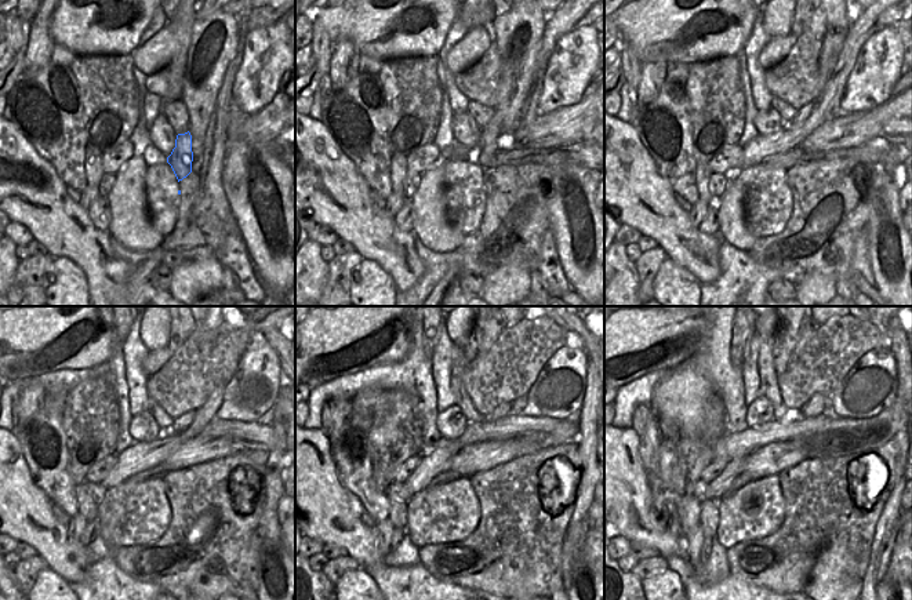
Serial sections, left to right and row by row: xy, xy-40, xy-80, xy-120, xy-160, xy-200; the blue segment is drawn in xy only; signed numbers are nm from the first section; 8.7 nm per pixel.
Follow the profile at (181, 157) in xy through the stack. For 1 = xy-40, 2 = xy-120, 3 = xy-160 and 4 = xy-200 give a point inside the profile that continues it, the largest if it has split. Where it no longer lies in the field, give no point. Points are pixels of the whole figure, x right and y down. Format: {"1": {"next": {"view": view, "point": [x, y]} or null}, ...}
{"1": {"next": {"view": "xy-40", "point": [493, 140]}}, "2": {"next": {"view": "xy-120", "point": [184, 425]}}, "3": {"next": {"view": "xy-160", "point": [504, 408]}}, "4": {"next": {"view": "xy-200", "point": [817, 404]}}}

